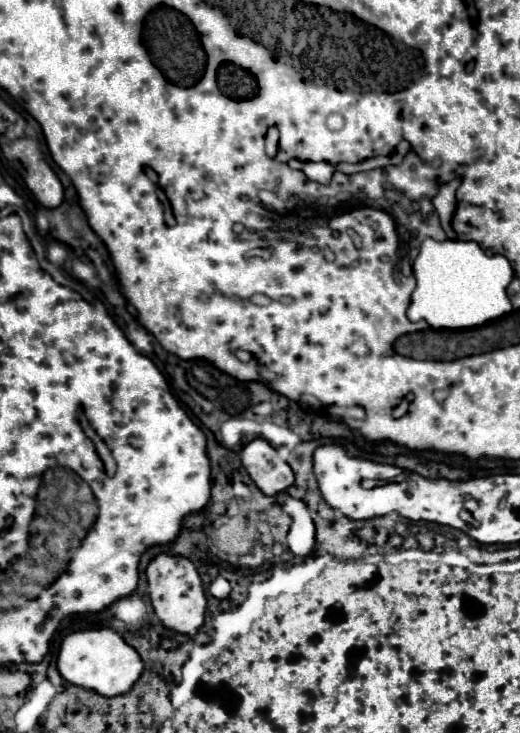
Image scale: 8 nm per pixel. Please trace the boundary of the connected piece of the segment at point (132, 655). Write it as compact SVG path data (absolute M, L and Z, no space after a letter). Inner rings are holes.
M91 628L75 630L63 638L57 668L61 676L71 684L87 690L97 690L101 696L119 696L129 692L129 688L141 676L143 662L135 648L131 648L113 628Z

